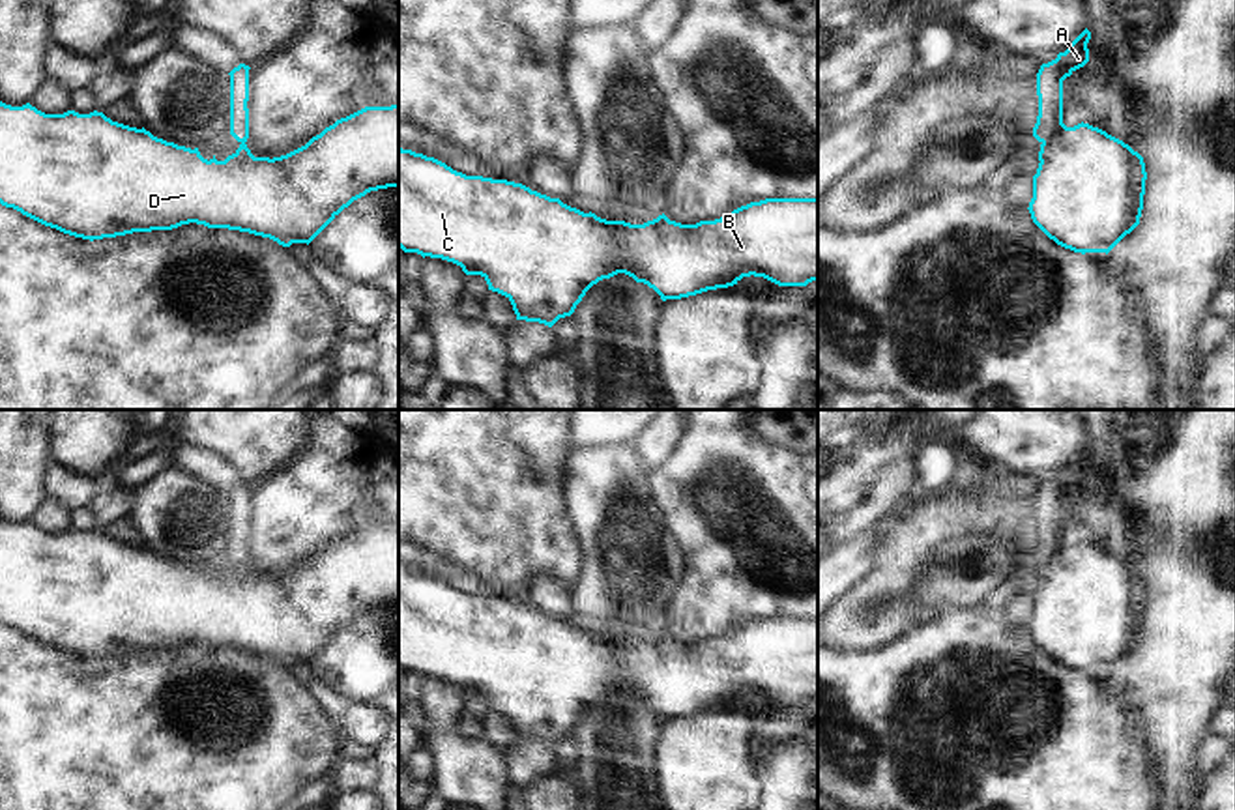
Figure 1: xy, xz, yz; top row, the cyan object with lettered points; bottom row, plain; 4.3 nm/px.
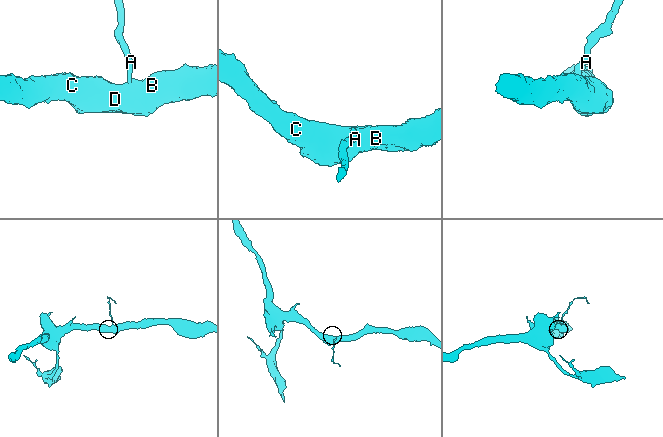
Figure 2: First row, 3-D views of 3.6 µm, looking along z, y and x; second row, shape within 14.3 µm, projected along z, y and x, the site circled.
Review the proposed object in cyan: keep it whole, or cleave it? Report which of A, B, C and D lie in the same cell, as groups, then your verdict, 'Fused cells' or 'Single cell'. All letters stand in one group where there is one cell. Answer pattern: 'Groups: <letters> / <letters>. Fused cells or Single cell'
Groups: A / B C D. Fused cells.

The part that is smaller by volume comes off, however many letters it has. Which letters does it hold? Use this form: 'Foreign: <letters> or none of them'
Foreign: A

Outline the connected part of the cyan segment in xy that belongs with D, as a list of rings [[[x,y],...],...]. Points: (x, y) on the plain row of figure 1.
[[[0,520],[0,623],[90,660],[196,642],[269,657],[283,666],[309,664],[354,619],[387,606],[399,606],[399,524],[365,526],[281,576],[254,576],[241,561],[225,580],[215,574],[208,580],[198,567],[167,561],[144,546],[112,541],[97,529],[45,533],[30,522],[11,526]]]

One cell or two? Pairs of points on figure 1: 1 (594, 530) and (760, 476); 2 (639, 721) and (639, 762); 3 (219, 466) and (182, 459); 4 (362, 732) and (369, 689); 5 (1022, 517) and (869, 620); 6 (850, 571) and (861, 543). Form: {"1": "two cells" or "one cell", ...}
{"1": "two cells", "2": "one cell", "3": "one cell", "4": "two cells", "5": "one cell", "6": "one cell"}

